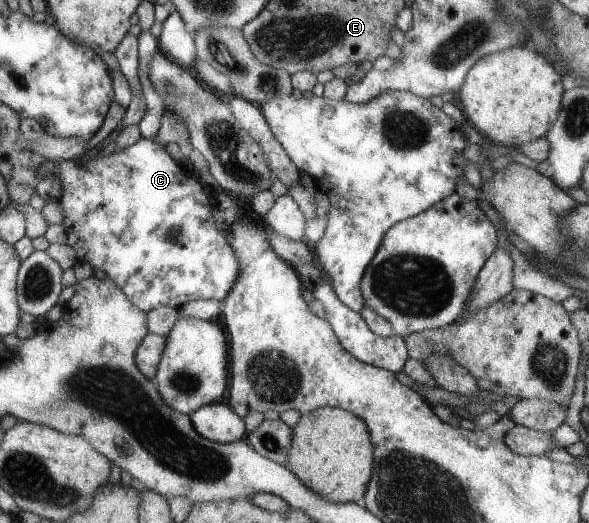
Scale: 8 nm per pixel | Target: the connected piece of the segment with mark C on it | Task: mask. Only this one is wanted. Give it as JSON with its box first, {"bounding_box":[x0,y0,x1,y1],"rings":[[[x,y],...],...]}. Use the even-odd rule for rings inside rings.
{"bounding_box":[37,138,239,313],"rings":[[[140,138],[134,145],[124,148],[119,152],[113,152],[107,157],[98,157],[94,155],[94,159],[84,162],[82,166],[76,165],[72,160],[60,160],[58,162],[46,160],[40,167],[37,176],[43,178],[48,174],[54,174],[60,181],[62,195],[58,202],[64,209],[64,219],[61,225],[65,228],[67,244],[76,251],[78,262],[90,263],[94,269],[98,267],[108,277],[112,278],[118,287],[124,292],[124,295],[138,309],[148,313],[158,306],[172,306],[173,308],[182,307],[185,303],[194,299],[214,299],[214,301],[224,301],[228,292],[231,292],[232,286],[239,278],[239,258],[232,246],[227,242],[225,231],[216,227],[211,216],[212,201],[202,188],[202,185],[196,179],[196,173],[190,174],[188,171],[181,169],[172,157],[166,152],[165,146],[153,142],[146,138]],[[170,231],[176,231],[176,241],[170,239]]]}

